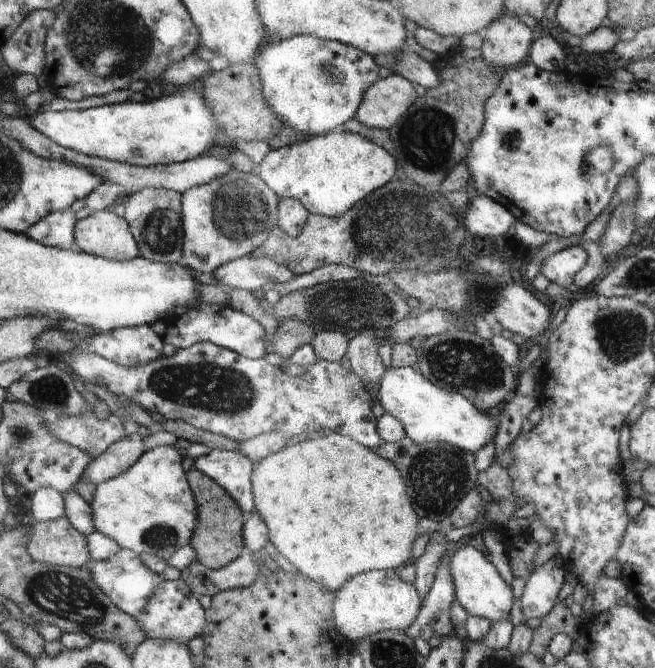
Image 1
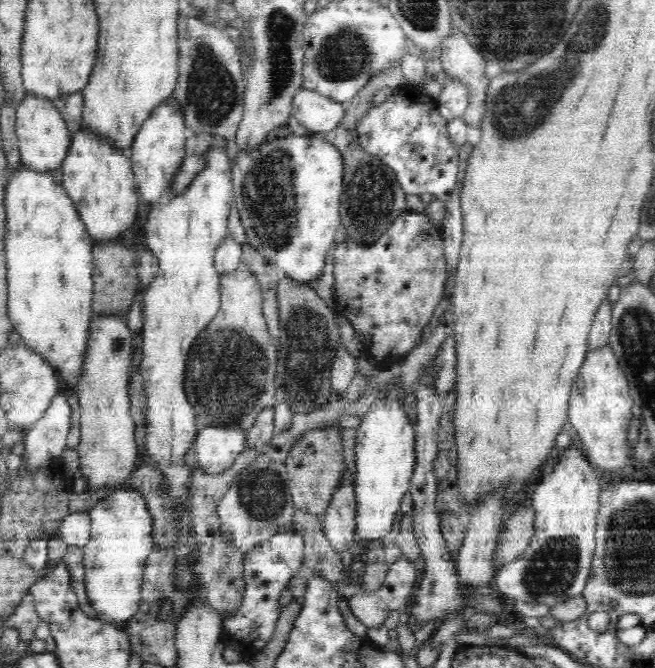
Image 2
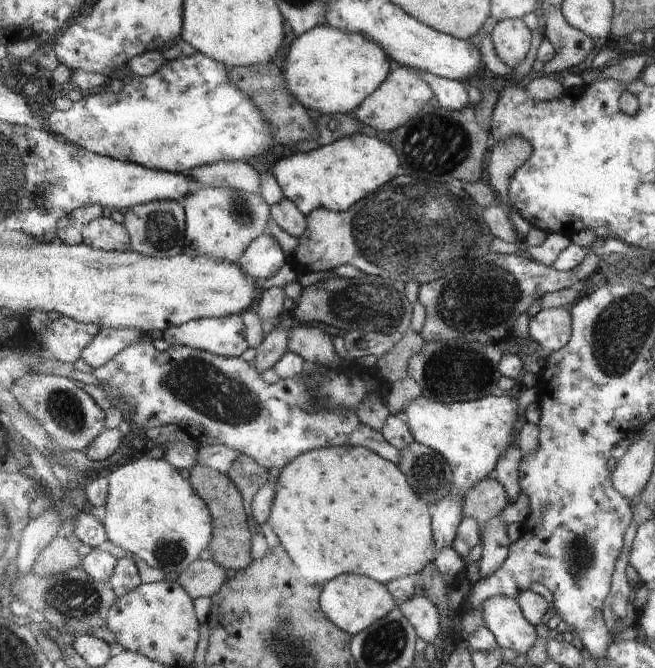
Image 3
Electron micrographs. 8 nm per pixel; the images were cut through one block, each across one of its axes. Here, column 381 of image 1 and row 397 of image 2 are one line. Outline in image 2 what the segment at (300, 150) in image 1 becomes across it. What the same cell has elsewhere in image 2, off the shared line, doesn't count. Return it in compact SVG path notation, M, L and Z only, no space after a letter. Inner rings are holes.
M214 144L204 152L204 168L194 182L176 198L154 202L148 220L142 226L142 238L158 260L158 276L144 290L144 360L140 374L148 394L148 454L158 464L170 486L170 494L184 504L190 472L184 454L194 446L200 428L196 426L196 410L188 402L184 390L184 372L188 372L188 356L194 340L216 318L222 308L220 274L214 264L218 246L230 236L228 218L234 206L234 160L228 156L226 144Z

